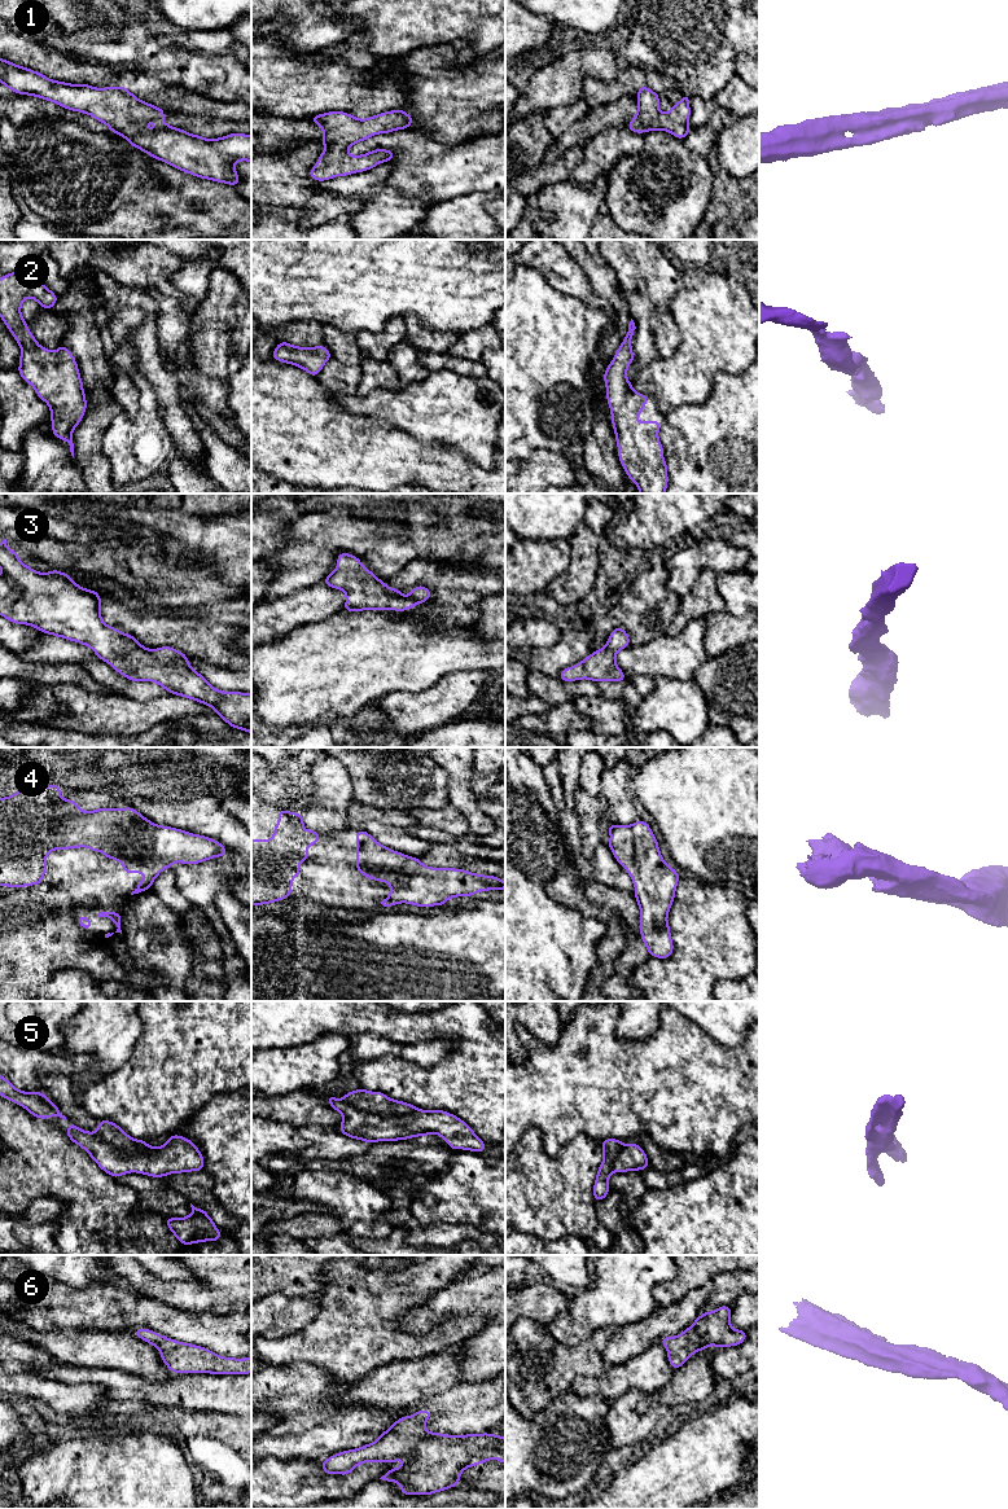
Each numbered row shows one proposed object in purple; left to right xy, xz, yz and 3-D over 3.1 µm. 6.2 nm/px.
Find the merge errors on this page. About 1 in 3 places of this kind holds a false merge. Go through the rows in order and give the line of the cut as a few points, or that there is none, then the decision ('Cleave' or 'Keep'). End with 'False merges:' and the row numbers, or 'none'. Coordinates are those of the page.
1: No split. Keep
2: No split. Keep
3: No split. Keep
4: No split. Keep
5: Split along xz (342, 1100), (359, 1109), (381, 1115), (403, 1115), (416, 1109). Cleave
6: No split. Keep
False merges: 5

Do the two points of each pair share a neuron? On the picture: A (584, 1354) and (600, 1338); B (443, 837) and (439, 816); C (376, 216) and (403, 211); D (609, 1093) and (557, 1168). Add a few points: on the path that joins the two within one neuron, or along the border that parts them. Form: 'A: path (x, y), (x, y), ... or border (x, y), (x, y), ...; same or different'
A: path (588, 1350), (596, 1342); same
B: border (419, 823), (455, 836), (468, 836); different
C: path (382, 216), (385, 214), (397, 214); same
D: border (599, 1141), (578, 1132), (560, 1153); different

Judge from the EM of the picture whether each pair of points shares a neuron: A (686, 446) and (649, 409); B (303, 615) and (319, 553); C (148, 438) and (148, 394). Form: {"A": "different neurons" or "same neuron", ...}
{"A": "different neurons", "B": "different neurons", "C": "same neuron"}

